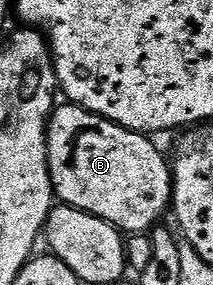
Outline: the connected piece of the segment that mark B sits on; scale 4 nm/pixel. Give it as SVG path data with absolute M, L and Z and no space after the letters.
M64 105L54 109L47 132L47 160L56 201L107 220L126 235L149 234L173 200L173 171L153 143L156 141L81 106Z

